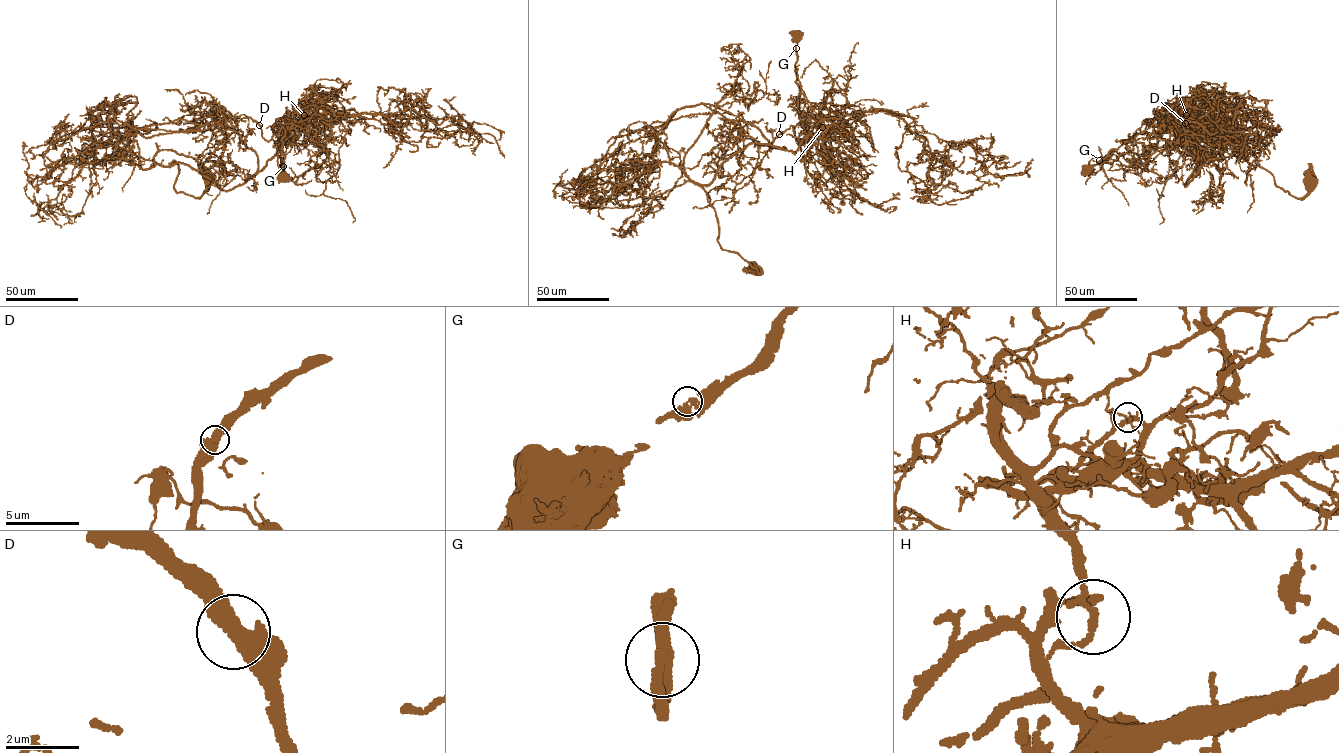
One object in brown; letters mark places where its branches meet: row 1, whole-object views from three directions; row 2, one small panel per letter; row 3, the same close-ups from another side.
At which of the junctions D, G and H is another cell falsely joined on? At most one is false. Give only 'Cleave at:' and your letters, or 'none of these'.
Cleave at: H

